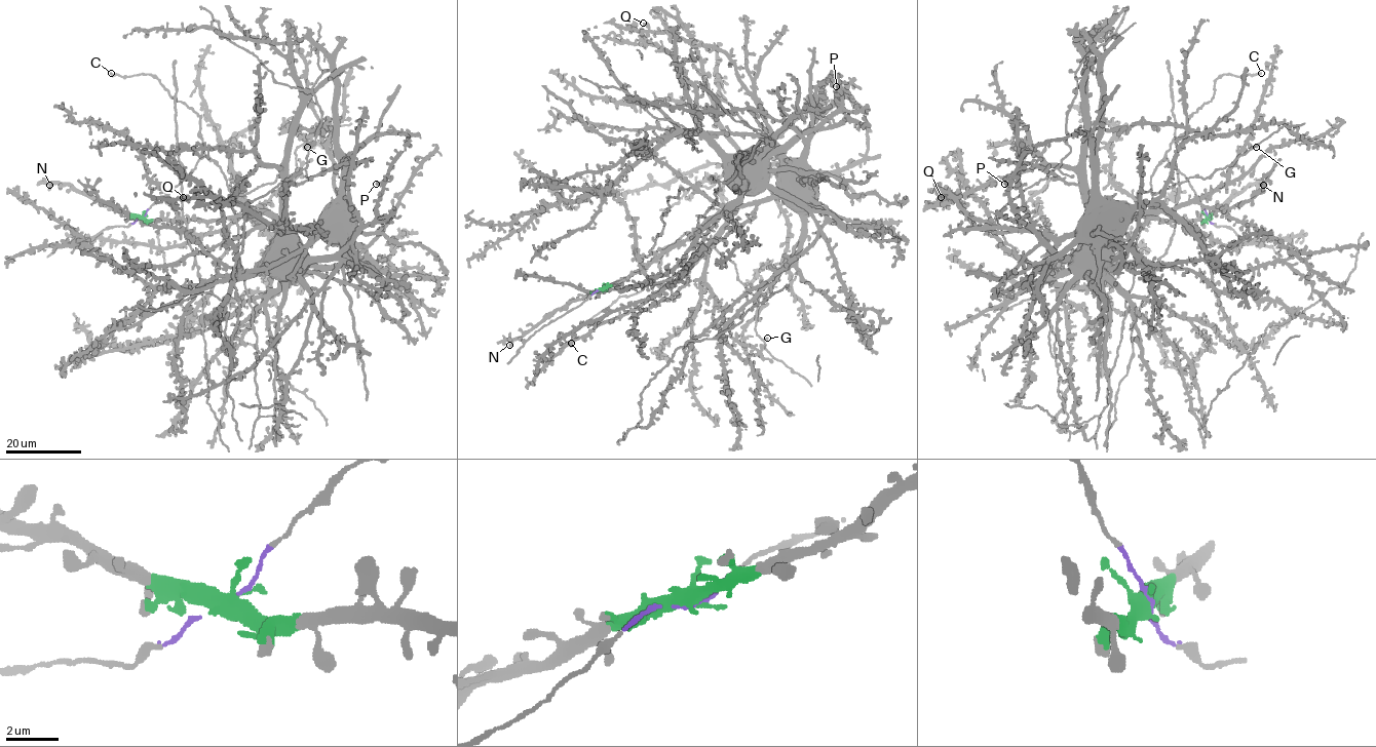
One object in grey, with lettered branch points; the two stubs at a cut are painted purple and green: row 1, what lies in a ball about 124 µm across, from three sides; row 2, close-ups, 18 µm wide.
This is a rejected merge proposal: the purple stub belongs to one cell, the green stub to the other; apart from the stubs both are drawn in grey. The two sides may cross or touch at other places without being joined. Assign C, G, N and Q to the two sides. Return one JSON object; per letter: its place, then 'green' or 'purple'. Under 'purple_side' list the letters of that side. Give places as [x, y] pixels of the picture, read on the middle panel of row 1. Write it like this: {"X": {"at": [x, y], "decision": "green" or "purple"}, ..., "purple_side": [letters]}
{"C": {"at": [571, 343], "decision": "purple"}, "G": {"at": [767, 338], "decision": "purple"}, "N": {"at": [509, 345], "decision": "green"}, "Q": {"at": [643, 23], "decision": "green"}, "purple_side": ["C", "G"]}

